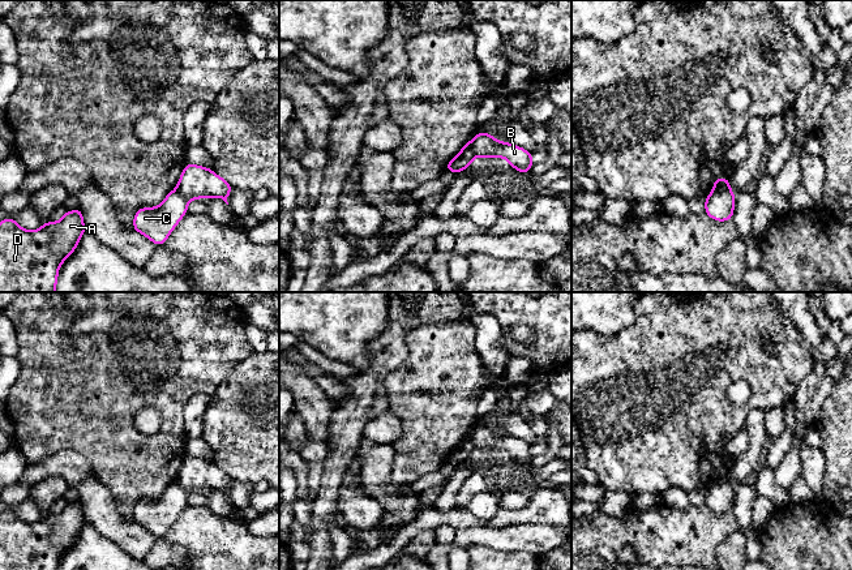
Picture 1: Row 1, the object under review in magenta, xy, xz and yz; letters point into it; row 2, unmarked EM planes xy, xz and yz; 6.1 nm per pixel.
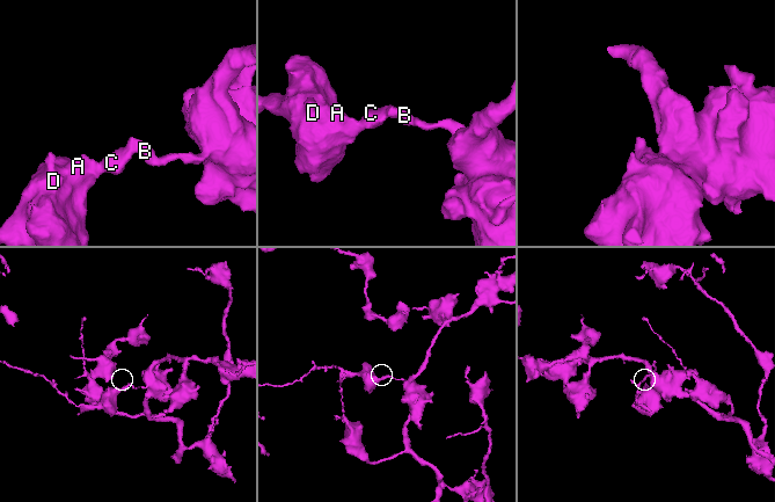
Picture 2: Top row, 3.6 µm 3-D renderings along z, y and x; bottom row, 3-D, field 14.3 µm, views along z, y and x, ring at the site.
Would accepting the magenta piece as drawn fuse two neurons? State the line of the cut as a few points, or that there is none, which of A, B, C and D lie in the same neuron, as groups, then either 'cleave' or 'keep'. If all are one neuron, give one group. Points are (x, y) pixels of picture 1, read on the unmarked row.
cut xz (472, 431), (472, 445), (475, 448); groups A C D / B; cleave

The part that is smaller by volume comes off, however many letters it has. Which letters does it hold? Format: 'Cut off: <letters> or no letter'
Cut off: A, C, D

